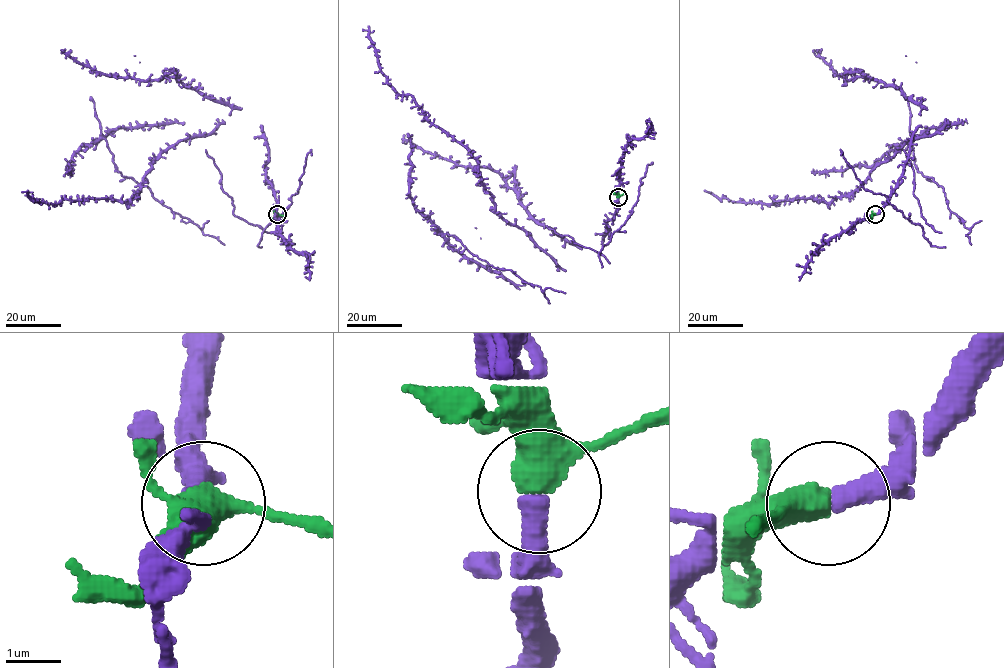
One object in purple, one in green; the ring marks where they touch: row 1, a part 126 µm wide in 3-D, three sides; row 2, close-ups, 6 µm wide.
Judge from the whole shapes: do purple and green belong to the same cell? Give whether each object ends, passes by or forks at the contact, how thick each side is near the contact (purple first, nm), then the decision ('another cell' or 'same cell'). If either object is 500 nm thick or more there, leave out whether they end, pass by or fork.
purple ends; green passes by; calibres 440 and 400 nm; same cell

